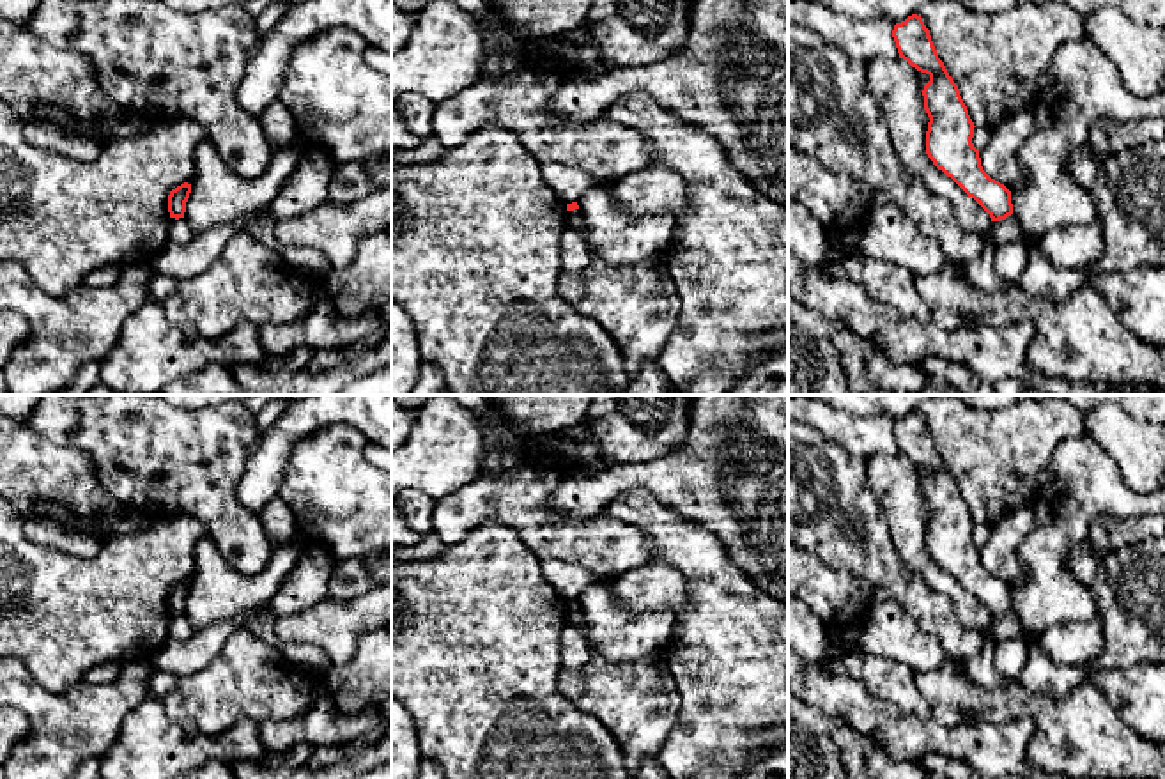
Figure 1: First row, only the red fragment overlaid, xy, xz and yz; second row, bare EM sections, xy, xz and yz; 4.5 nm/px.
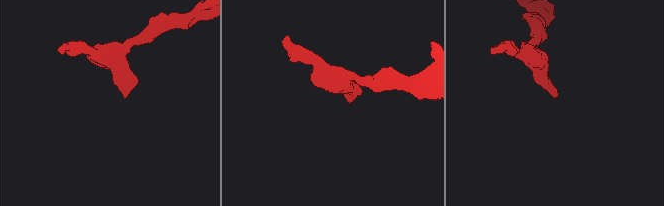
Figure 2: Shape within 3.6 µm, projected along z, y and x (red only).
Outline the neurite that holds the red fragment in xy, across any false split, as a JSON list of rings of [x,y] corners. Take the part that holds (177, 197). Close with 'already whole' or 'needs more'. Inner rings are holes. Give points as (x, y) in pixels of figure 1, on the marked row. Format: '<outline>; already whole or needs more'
[[[184,182],[170,191],[170,195],[168,195],[170,218],[175,218],[175,220],[184,218],[186,202],[189,198],[189,193],[191,193],[191,184],[188,184],[188,182]]]; already whole

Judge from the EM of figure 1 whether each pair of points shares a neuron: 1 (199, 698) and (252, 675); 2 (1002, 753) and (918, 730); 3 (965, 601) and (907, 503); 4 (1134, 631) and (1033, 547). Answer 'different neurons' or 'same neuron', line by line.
1: same neuron
2: same neuron
3: same neuron
4: different neurons

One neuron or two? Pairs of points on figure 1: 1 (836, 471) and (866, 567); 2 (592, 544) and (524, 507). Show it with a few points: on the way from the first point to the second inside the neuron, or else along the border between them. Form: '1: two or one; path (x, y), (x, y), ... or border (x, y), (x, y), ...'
1: one; path (836, 494), (836, 517), (861, 544)
2: one; path (576, 540), (560, 539), (540, 523)

